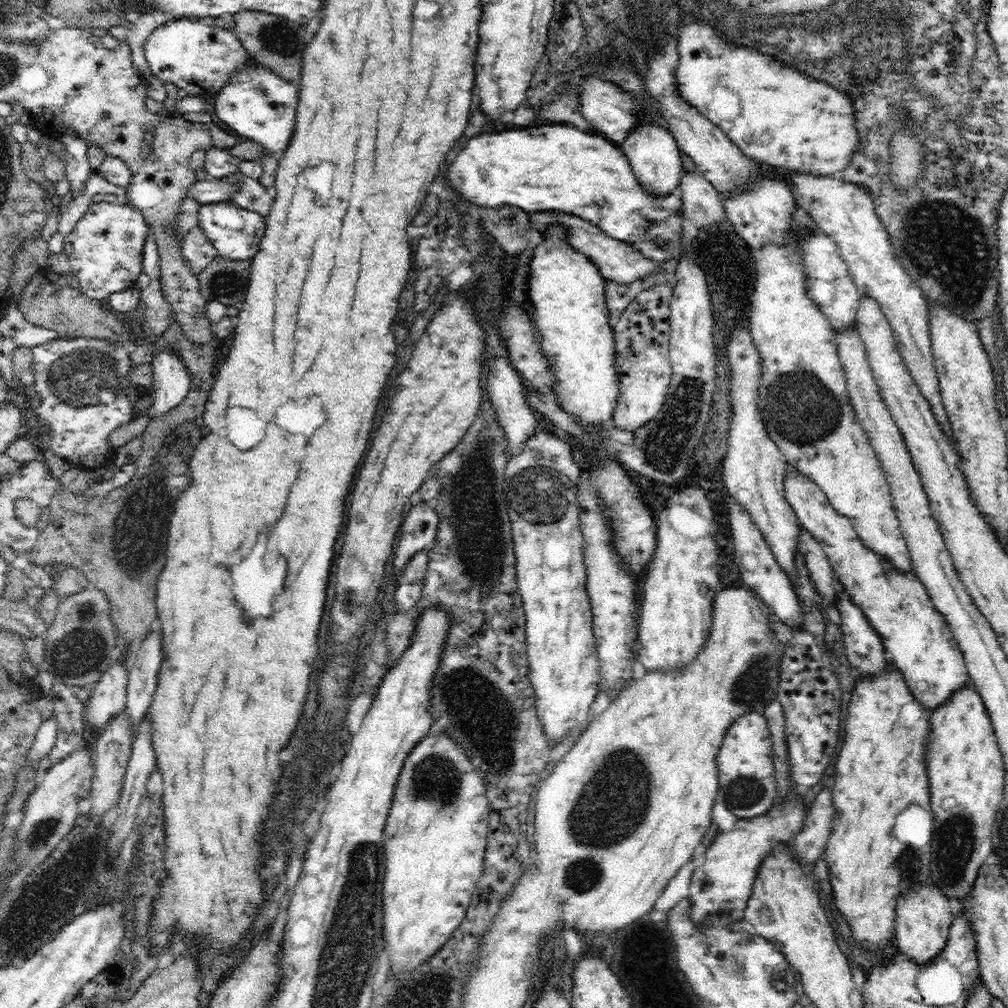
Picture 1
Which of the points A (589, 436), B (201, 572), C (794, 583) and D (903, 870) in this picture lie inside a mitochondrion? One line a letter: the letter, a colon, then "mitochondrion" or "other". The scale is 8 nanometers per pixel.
A: other
B: other
C: other
D: mitochondrion

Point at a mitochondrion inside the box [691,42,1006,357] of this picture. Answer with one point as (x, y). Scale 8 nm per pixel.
(941, 240)

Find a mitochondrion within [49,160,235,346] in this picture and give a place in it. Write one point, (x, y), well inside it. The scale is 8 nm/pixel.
(195, 318)

